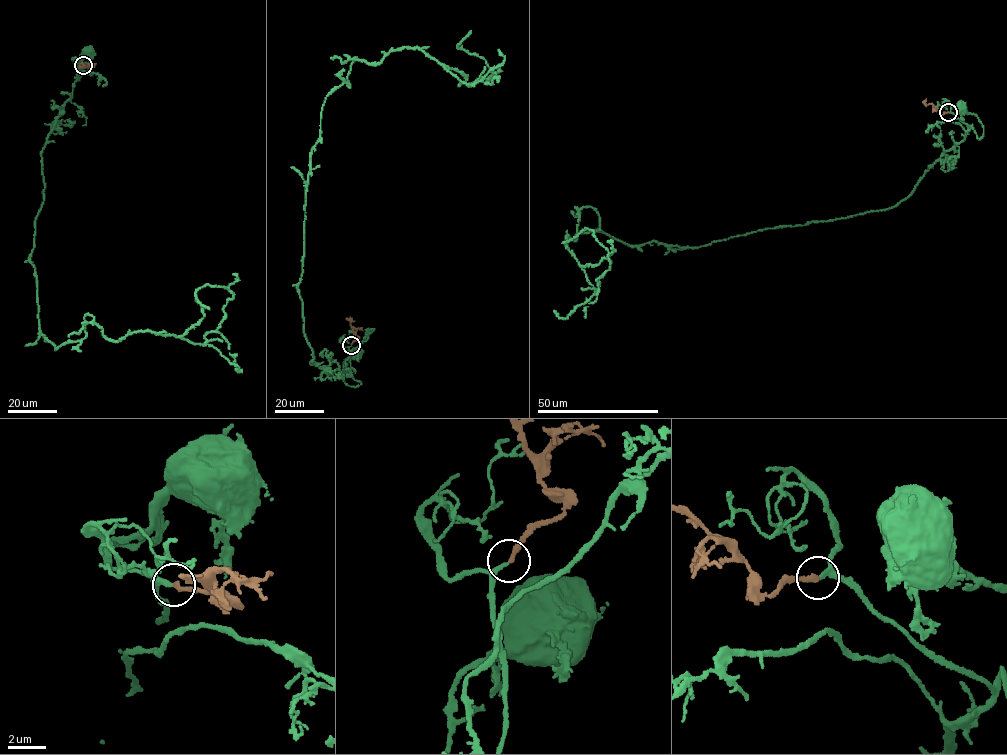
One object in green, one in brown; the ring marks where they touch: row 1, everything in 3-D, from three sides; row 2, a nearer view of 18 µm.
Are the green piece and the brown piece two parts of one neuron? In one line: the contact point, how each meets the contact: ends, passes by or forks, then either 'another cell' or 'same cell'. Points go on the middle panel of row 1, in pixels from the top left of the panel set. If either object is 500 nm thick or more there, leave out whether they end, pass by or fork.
at (351, 345); green passes by; brown ends there; same cell

